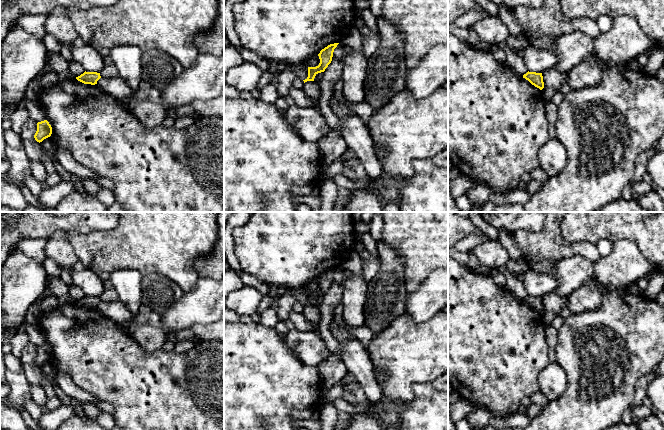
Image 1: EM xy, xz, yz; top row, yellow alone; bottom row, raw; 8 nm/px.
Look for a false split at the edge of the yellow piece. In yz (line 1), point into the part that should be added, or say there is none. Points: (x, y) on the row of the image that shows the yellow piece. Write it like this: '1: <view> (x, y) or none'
1: none

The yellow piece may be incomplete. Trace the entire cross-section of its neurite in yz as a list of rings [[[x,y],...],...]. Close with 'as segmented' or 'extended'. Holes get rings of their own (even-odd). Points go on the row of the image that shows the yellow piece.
[[[527,72],[523,75],[523,78],[528,80],[532,85],[542,90],[544,88],[542,73]]]; as segmented

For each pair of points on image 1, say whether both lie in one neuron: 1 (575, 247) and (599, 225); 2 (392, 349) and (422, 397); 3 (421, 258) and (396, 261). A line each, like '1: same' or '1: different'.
1: different
2: different
3: different

